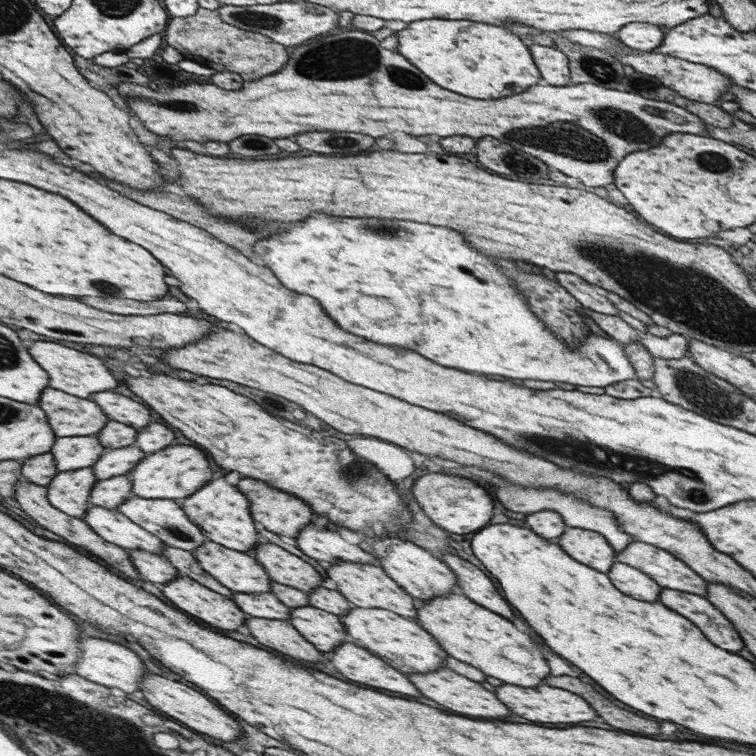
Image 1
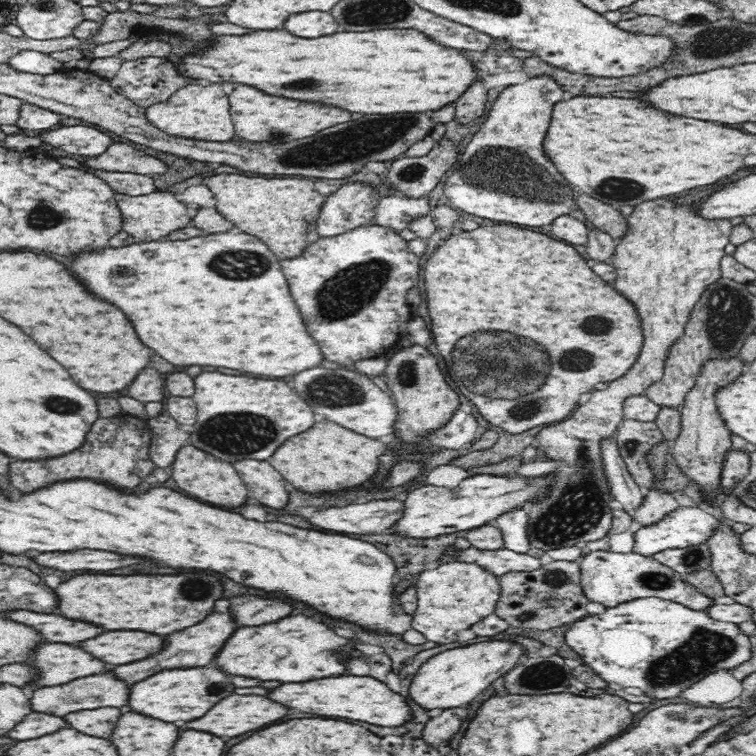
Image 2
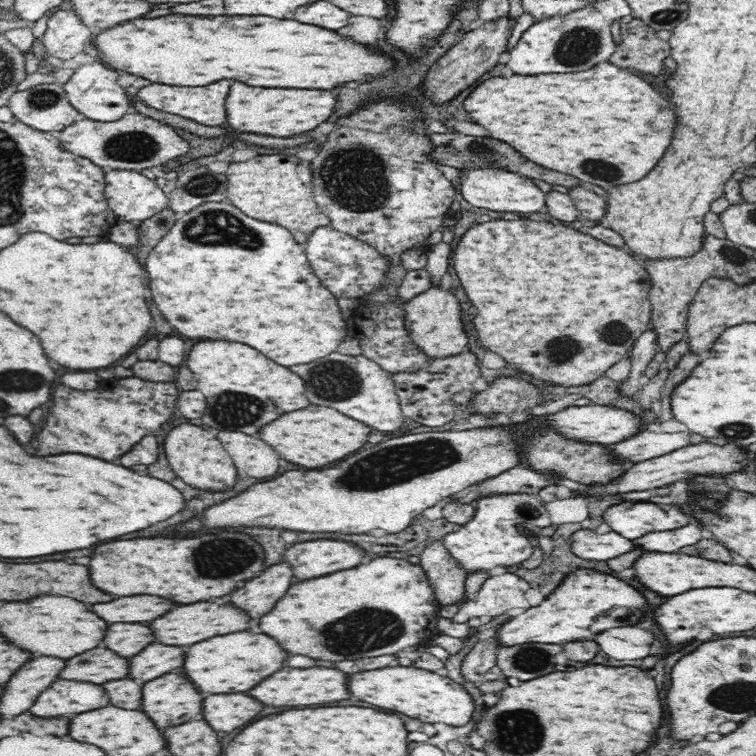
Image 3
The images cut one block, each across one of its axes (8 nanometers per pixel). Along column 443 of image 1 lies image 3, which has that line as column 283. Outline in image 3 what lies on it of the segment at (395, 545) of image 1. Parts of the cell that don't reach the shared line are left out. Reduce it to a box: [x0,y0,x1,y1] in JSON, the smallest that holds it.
[230,561,294,618]

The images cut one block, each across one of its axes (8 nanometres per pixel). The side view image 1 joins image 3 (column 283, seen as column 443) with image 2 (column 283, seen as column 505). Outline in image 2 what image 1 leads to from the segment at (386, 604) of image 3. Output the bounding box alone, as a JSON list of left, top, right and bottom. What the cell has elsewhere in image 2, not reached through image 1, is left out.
[216,614,350,682]

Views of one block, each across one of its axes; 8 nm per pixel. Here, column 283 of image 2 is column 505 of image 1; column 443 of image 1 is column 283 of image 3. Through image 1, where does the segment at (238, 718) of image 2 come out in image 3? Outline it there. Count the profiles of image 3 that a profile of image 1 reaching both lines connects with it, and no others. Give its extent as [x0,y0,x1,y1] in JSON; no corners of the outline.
[250,668,350,706]

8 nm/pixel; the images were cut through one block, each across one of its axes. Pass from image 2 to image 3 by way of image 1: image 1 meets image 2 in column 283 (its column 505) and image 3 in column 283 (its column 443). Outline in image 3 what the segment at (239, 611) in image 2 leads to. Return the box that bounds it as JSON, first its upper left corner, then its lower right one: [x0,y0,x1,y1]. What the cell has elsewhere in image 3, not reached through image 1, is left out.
[282,539,364,582]

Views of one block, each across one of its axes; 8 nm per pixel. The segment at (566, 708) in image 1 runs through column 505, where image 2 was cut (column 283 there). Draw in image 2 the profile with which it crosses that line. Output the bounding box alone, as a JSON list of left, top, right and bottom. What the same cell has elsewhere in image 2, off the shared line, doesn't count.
[268,676,411,726]

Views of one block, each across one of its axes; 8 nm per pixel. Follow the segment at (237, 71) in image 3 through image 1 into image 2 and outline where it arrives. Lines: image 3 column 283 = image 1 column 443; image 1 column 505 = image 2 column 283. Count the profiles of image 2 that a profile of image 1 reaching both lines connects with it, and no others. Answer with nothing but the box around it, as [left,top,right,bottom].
[177,30,478,114]

